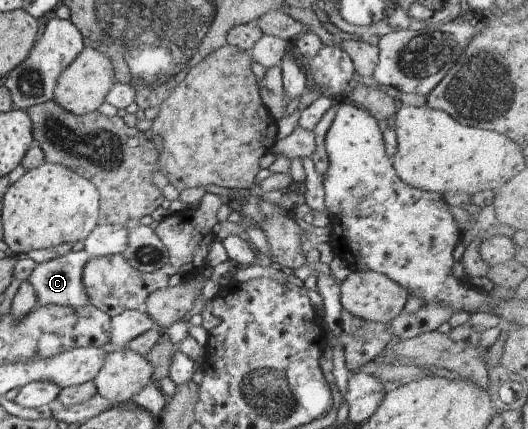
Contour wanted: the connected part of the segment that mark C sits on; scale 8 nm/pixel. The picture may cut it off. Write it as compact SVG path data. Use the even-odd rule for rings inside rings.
M81 249L38 264L28 282L35 290L39 306L89 305L89 296L83 286L83 268L89 260L87 252Z

